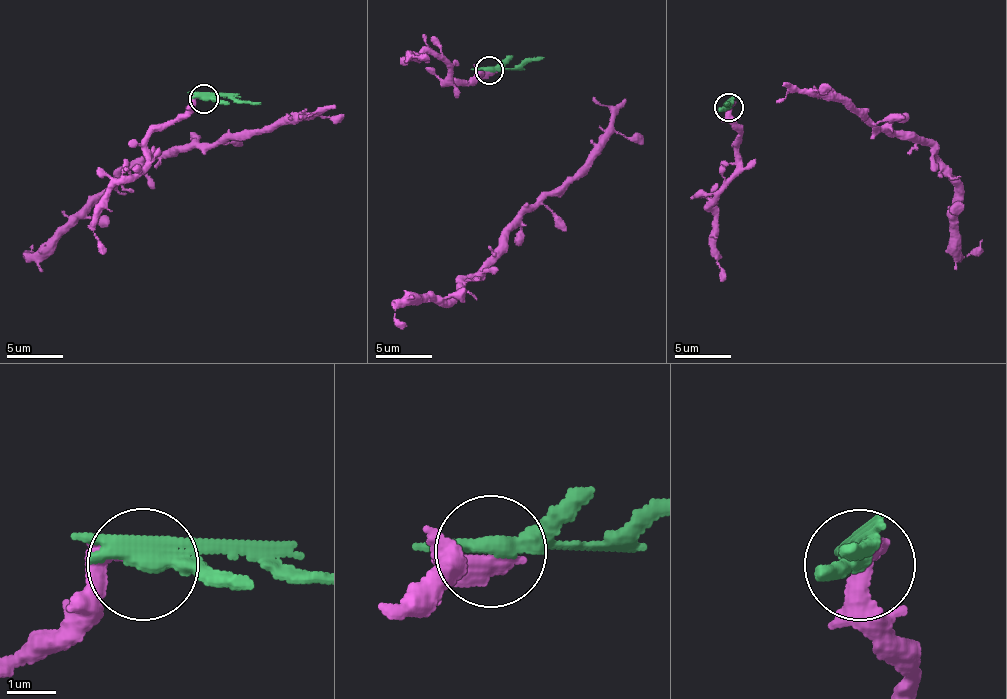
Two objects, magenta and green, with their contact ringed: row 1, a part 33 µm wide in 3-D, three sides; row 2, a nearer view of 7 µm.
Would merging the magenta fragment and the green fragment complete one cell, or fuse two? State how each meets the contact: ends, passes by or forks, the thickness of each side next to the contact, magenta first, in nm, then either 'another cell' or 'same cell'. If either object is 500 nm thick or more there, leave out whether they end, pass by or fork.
calibres 550 and 320 nm; another cell

